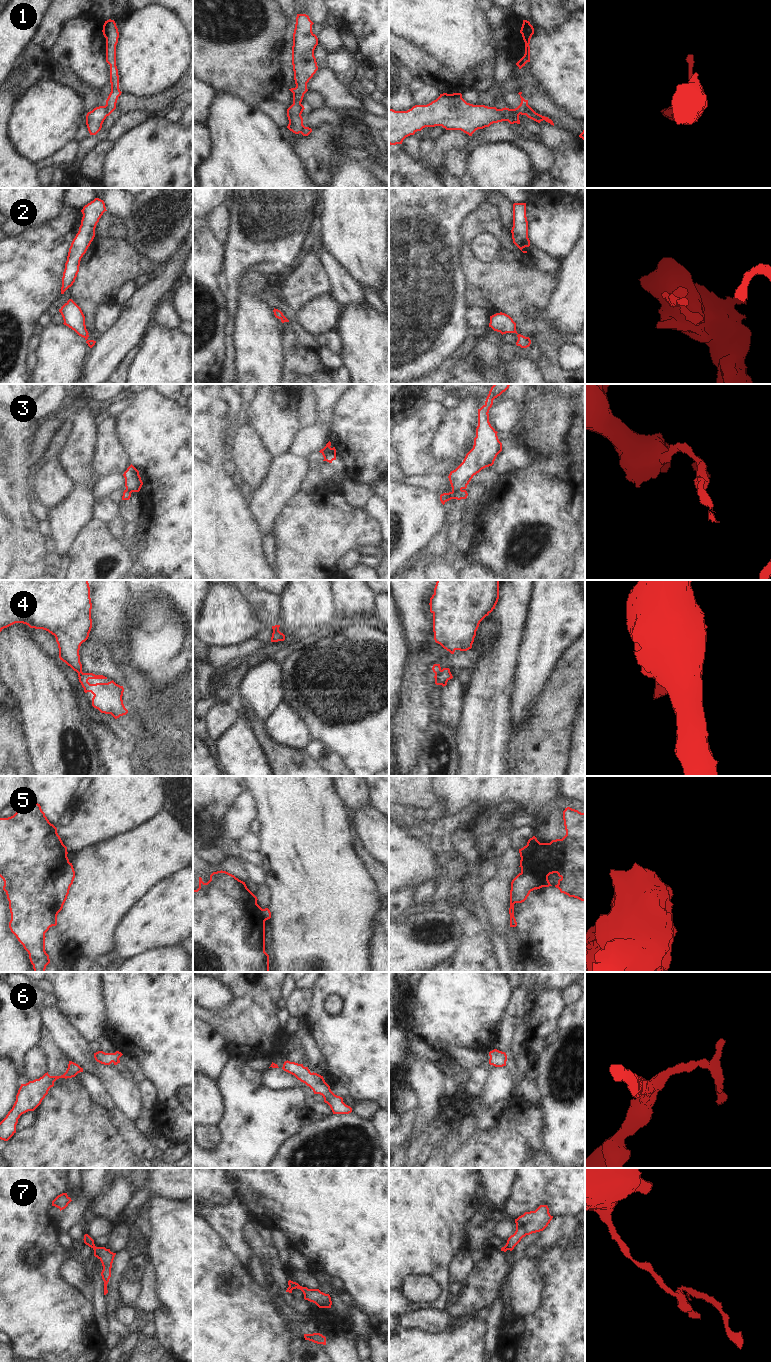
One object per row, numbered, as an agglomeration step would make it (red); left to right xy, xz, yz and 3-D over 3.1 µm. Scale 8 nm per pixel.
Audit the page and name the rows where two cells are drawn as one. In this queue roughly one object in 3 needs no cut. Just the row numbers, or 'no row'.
1, 3, 4, 5, 7

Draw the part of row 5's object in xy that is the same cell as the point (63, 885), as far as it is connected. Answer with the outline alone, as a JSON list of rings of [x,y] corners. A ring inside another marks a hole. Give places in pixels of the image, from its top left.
[[[69,863],[61,879],[57,881],[57,909],[60,912],[69,894],[71,885],[75,878],[75,871],[72,863]]]

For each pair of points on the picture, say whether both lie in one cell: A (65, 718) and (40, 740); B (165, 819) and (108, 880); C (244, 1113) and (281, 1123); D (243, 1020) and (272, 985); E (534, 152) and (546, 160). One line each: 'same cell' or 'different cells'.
A: same cell
B: same cell
C: same cell
D: same cell
E: same cell

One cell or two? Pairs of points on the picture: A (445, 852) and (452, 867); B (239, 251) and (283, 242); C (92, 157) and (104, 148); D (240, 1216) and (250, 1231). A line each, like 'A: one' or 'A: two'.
A: two
B: one
C: one
D: two

